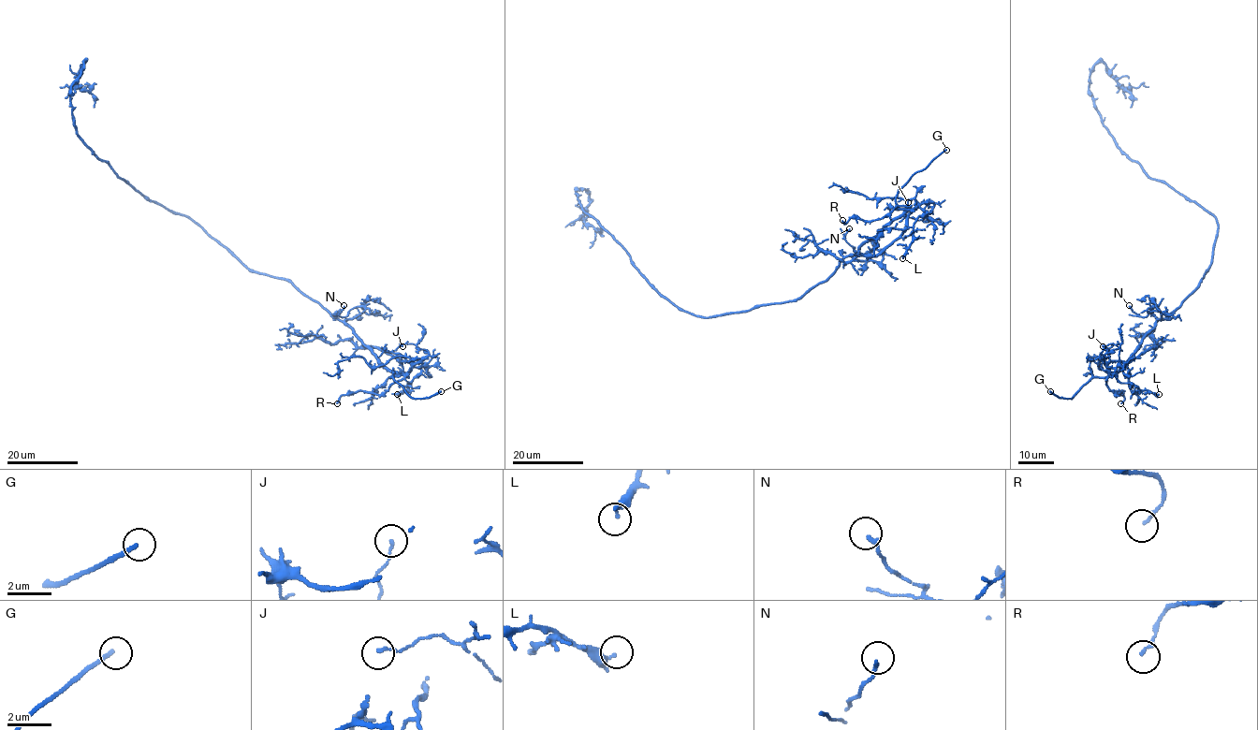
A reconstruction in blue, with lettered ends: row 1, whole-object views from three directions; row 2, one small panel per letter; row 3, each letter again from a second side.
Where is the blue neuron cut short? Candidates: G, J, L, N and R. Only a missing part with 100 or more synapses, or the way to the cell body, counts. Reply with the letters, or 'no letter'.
G

